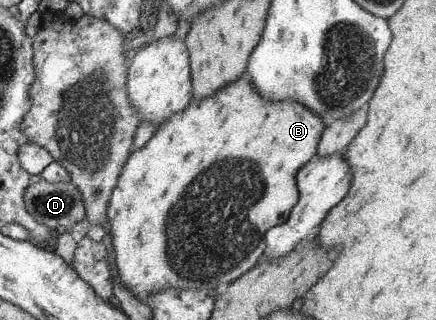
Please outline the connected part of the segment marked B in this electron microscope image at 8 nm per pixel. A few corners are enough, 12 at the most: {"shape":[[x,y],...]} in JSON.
{"shape":[[246,75],[130,151],[111,261],[145,302],[229,284],[323,122]]}

